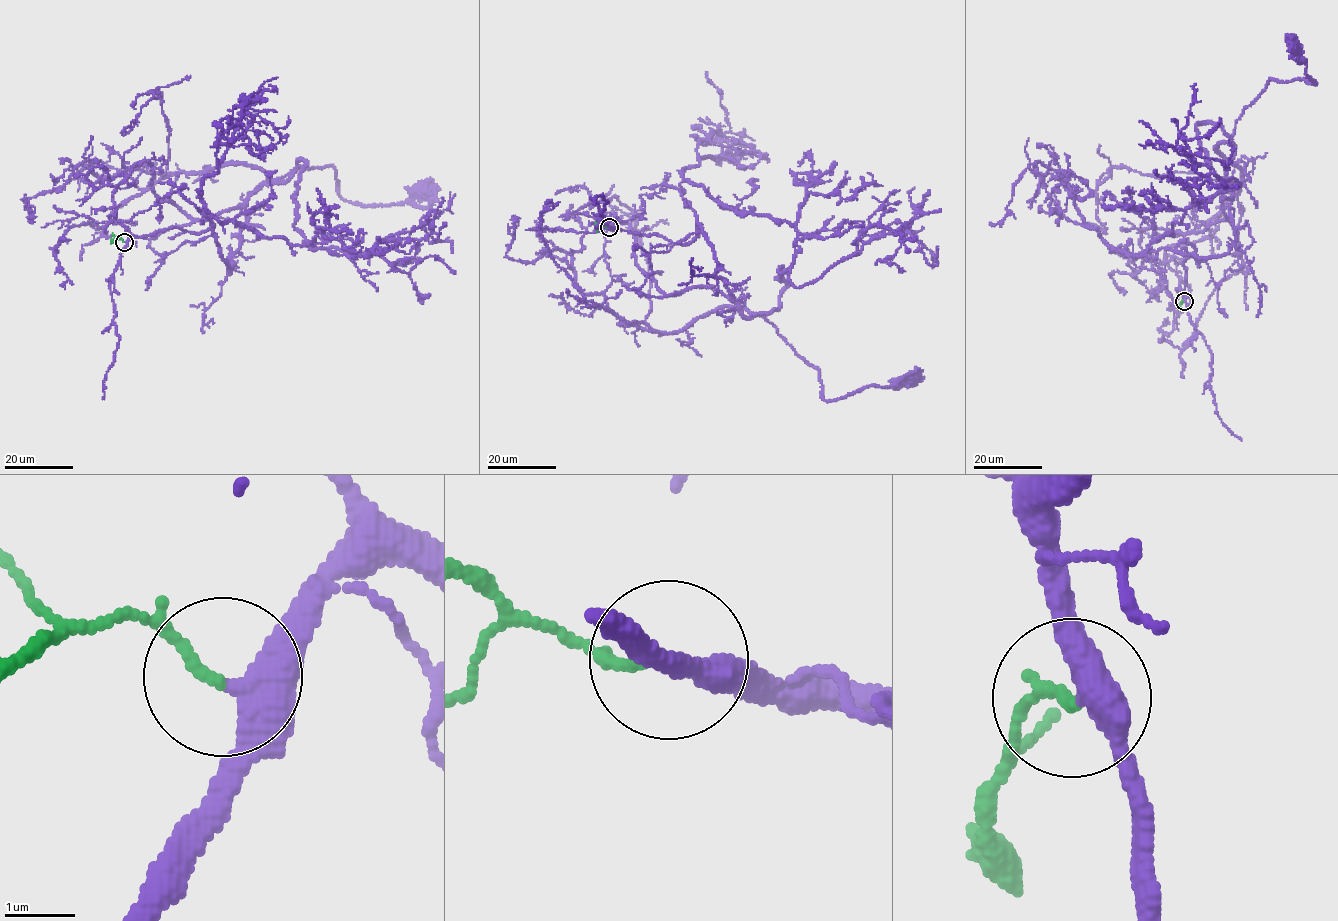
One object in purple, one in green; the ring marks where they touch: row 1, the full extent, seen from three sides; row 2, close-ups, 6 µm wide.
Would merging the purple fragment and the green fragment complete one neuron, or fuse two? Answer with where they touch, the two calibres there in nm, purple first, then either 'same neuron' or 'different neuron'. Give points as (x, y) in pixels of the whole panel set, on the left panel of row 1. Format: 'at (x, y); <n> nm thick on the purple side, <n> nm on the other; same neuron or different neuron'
at (124, 242); 280 nm thick on the purple side, 140 nm on the other; same neuron

